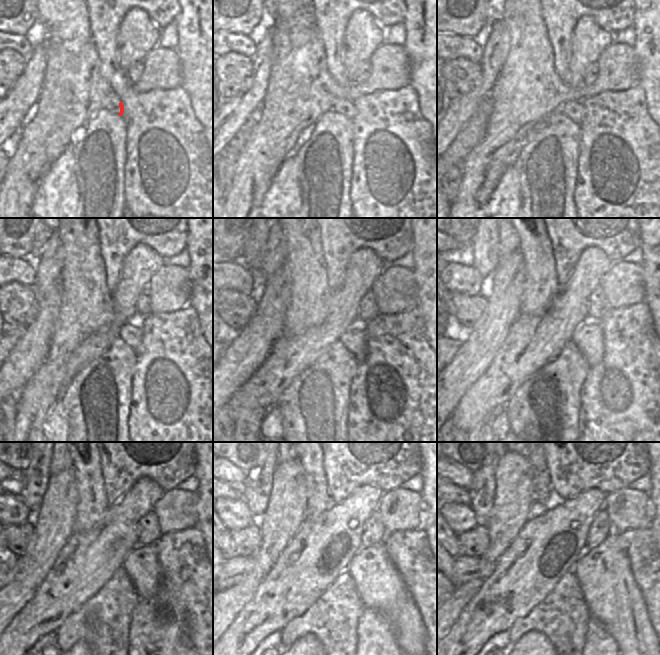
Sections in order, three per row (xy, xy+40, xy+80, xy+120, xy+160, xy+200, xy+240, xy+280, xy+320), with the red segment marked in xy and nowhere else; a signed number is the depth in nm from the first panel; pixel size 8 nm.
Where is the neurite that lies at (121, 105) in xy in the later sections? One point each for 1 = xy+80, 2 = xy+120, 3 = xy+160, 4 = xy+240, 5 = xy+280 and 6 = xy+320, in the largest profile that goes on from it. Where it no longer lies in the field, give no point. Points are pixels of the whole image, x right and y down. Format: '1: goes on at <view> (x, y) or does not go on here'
1: goes on at xy+80 (575, 112)
2: goes on at xy+120 (130, 333)
3: goes on at xy+160 (354, 338)
4: goes on at xy+240 (141, 564)
5: goes on at xy+280 (379, 585)
6: goes on at xy+320 (604, 575)

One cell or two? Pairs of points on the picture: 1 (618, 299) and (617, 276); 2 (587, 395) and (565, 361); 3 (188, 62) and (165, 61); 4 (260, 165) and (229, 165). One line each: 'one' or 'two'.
1: one
2: two
3: two
4: two

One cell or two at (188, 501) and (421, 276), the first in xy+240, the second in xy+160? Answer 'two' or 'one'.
two

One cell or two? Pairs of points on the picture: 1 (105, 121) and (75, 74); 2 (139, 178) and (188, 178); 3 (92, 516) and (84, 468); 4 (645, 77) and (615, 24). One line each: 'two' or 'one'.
1: two
2: one
3: one
4: two

